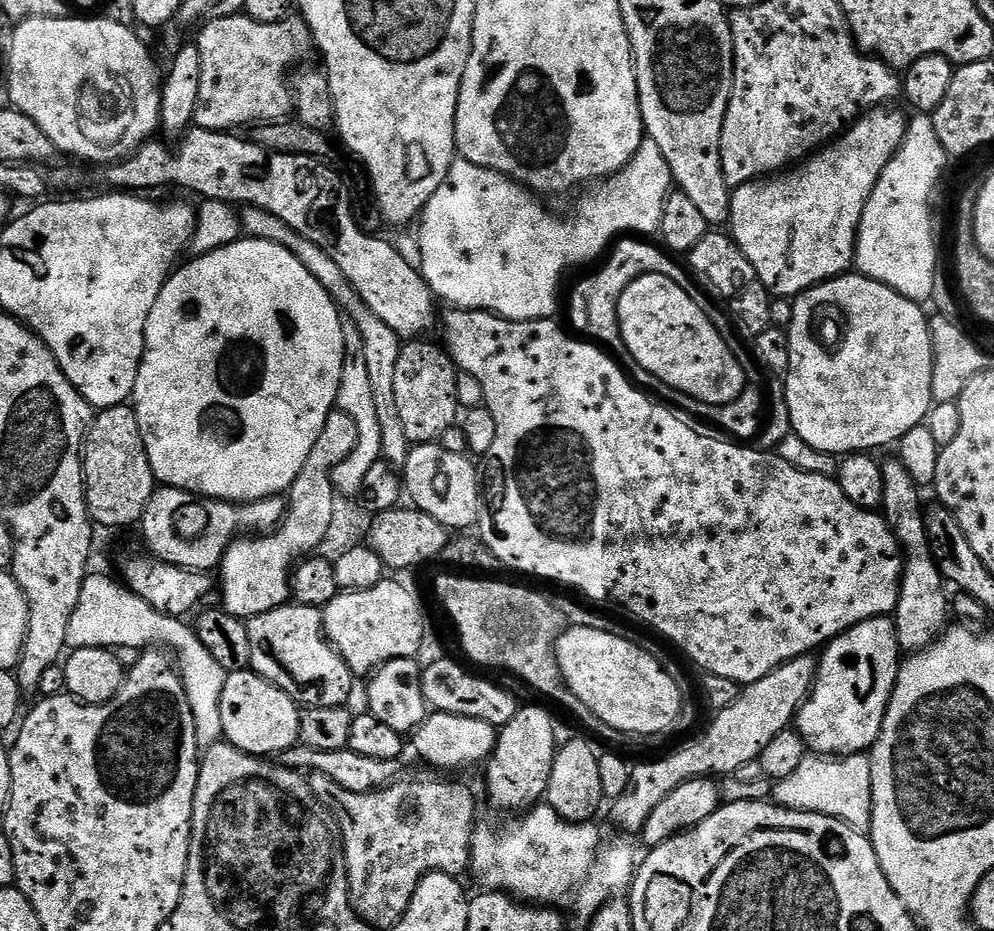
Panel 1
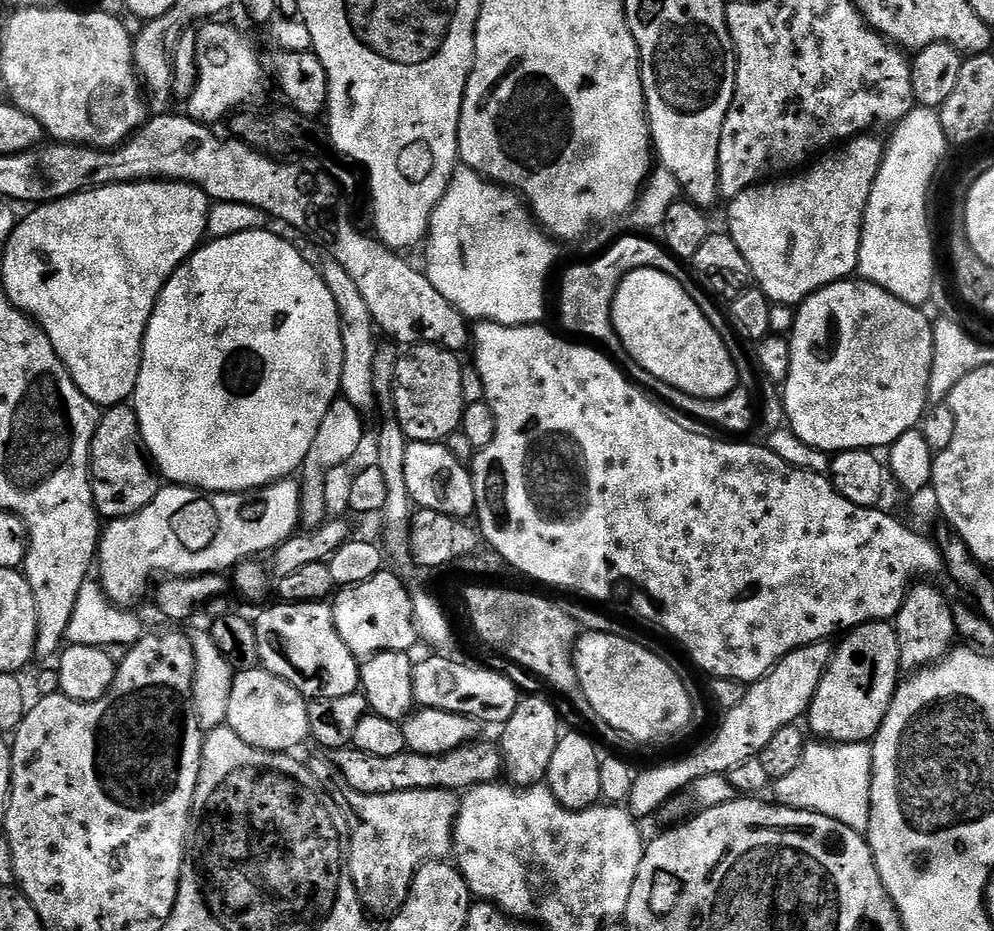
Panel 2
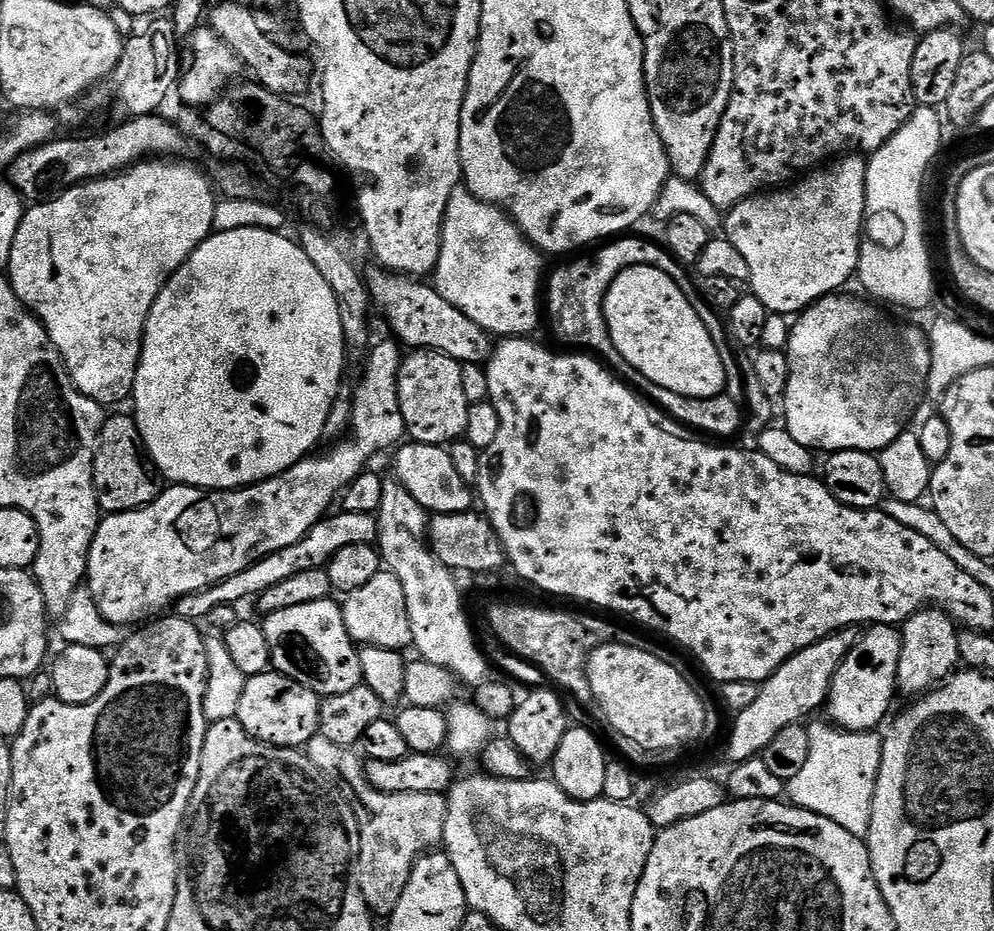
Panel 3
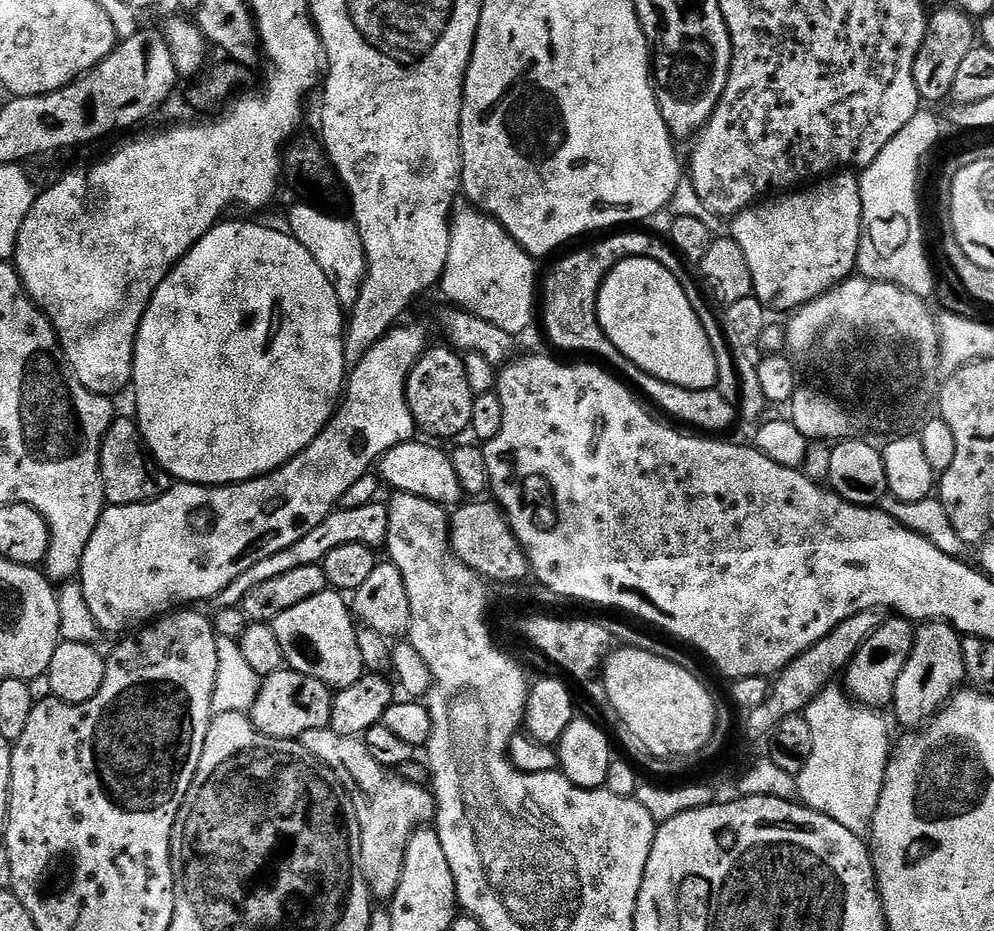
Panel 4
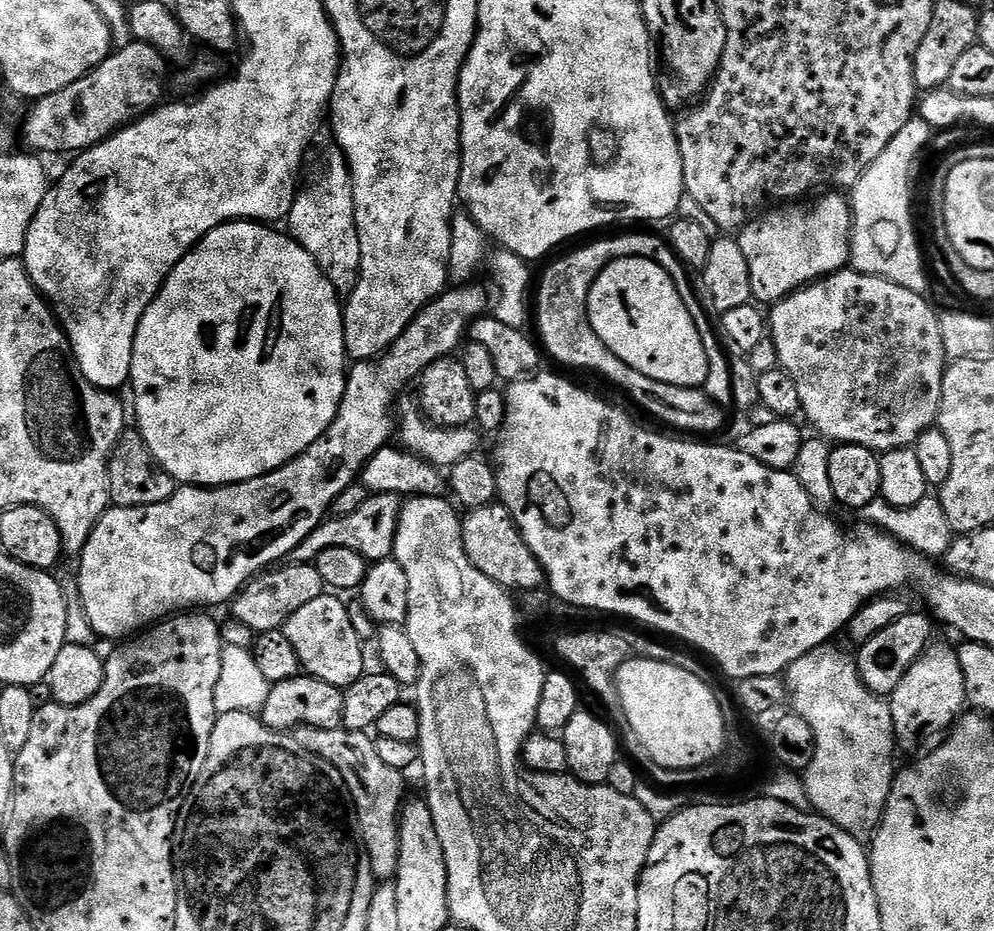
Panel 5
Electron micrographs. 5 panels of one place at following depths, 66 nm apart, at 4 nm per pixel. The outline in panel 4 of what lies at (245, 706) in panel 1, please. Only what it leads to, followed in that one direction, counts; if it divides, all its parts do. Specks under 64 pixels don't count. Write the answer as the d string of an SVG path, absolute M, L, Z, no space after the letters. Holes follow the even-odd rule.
M281 670L261 679L250 709L250 719L259 732L270 738L299 741L307 737L310 730L329 727L333 695L333 689L327 684L306 674Z

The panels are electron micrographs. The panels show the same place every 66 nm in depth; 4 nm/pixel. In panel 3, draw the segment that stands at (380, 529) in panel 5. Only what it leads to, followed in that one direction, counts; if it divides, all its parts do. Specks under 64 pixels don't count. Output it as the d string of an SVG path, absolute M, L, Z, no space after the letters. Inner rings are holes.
M336 511L325 515L324 519L319 520L308 533L302 538L298 538L298 542L294 542L294 546L282 546L282 550L274 550L274 554L254 562L246 570L242 570L206 590L181 597L174 604L175 615L187 620L204 622L216 606L239 605L239 600L244 600L247 596L258 598L266 590L270 590L270 586L278 586L278 582L292 577L293 574L302 574L305 570L327 568L330 558L334 558L334 554L338 554L338 550L343 550L346 546L376 544L375 515Z

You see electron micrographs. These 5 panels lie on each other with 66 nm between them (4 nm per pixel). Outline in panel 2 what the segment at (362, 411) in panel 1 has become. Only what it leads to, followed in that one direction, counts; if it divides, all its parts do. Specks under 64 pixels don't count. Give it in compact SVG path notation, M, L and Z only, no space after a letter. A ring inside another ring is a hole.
M325 259L322 275L330 294L334 294L334 306L338 306L338 326L342 330L342 378L340 379L340 396L349 400L359 410L366 409L375 399L374 390L374 358L378 347L378 329L372 320L370 309L362 299L358 286L354 286L346 270L338 266L338 262Z

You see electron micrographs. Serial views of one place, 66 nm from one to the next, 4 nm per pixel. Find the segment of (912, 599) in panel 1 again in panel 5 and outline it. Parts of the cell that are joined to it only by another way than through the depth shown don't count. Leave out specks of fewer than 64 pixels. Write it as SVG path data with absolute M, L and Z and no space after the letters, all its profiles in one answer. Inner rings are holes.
M939 642L929 644L914 666L906 670L888 700L895 743L912 752L923 744L939 741L960 719L967 704L966 678L962 678L962 662L958 662L956 648Z

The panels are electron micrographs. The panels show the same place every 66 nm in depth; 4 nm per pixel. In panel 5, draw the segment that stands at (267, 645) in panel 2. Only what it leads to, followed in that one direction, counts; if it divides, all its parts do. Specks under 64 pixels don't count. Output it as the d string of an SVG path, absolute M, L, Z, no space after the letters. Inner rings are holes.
M325 594L314 598L314 602L306 602L302 610L284 623L282 631L290 640L301 669L307 675L343 690L358 682L358 678L365 675L366 667L364 648L360 645L363 644L362 638L354 630L354 622L350 622L349 605L344 605L339 599L343 600L339 595Z

